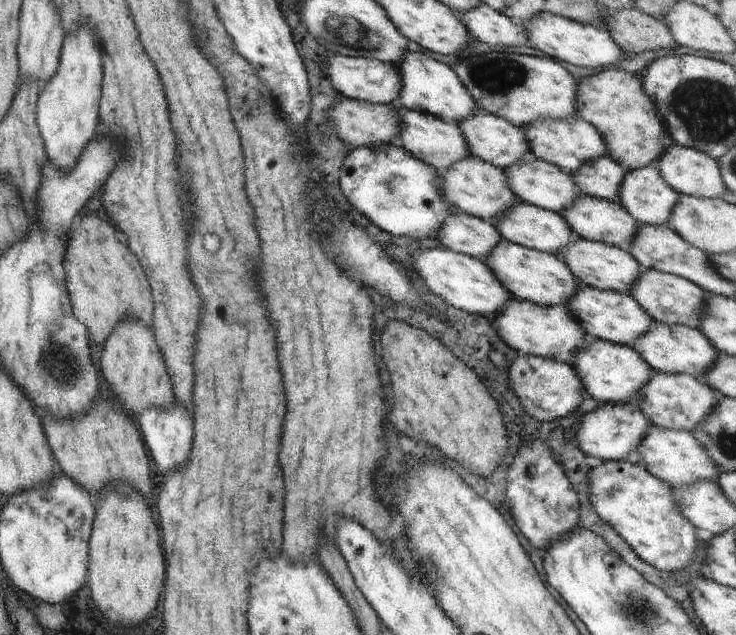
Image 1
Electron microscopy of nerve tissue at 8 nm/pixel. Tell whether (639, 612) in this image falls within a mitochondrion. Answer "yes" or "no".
yes

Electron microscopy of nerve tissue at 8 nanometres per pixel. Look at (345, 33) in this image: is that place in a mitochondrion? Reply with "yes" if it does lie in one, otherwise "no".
yes

